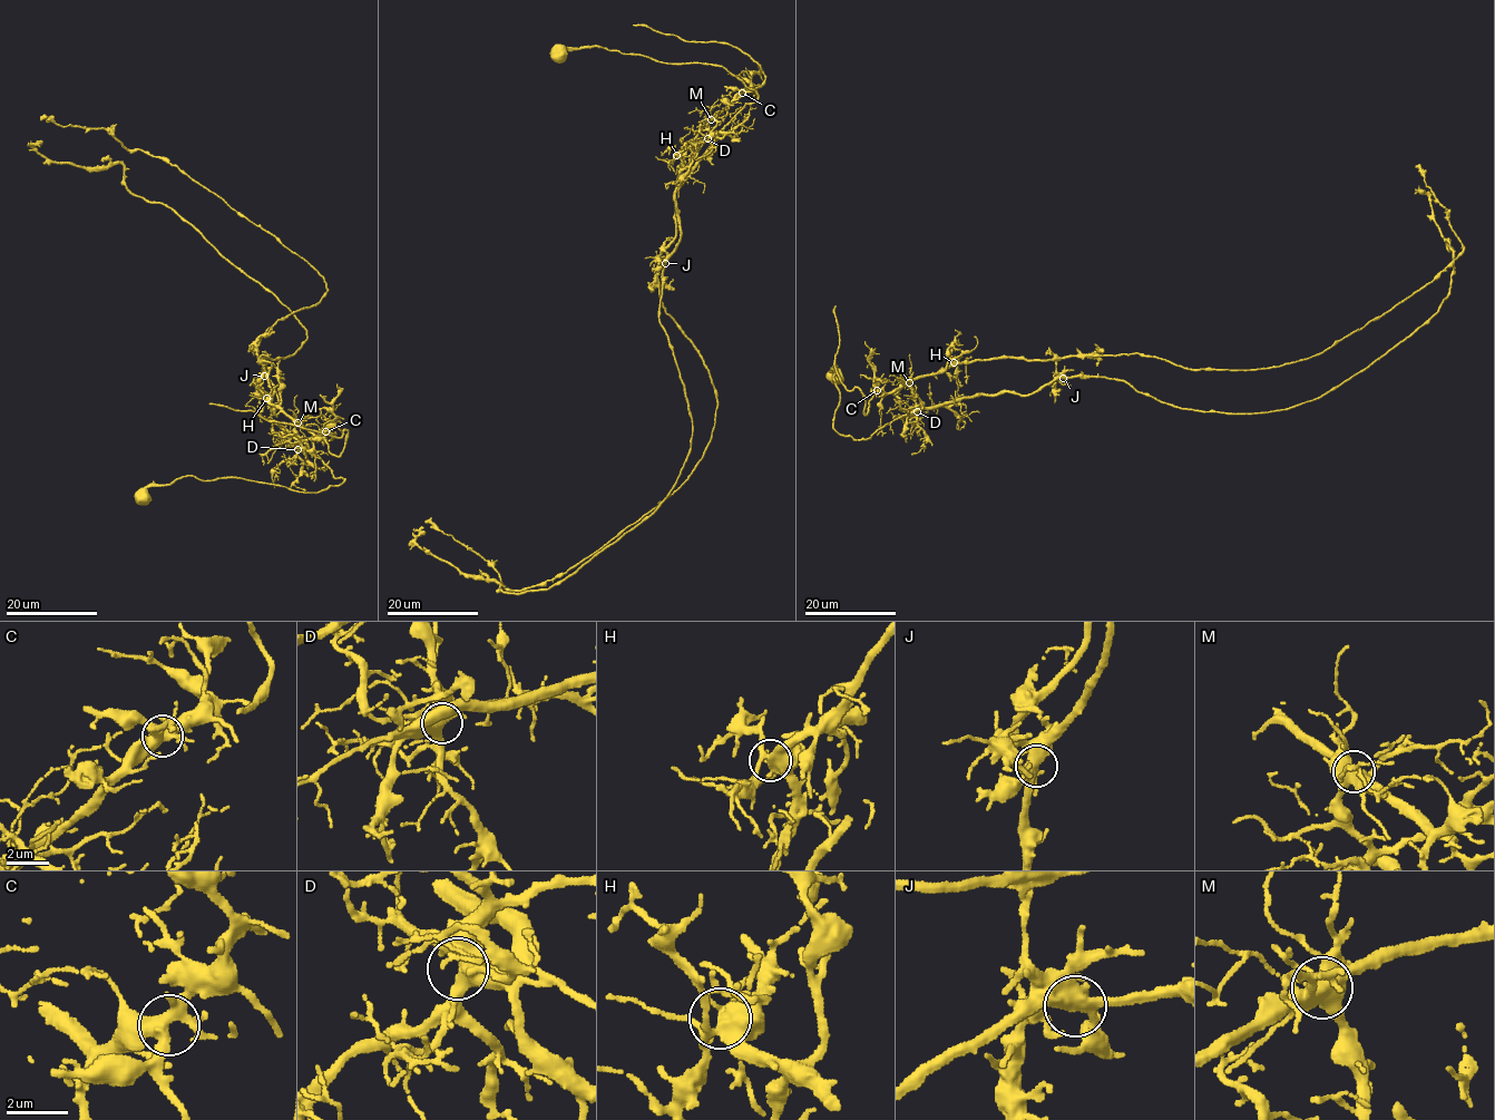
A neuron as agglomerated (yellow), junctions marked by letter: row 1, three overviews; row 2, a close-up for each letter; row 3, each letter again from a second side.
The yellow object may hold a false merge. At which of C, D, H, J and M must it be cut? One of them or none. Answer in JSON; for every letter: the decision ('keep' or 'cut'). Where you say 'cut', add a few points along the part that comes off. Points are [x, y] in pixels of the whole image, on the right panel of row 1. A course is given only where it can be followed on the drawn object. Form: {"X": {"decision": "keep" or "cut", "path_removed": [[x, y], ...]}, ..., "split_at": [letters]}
{"C": {"decision": "keep"}, "D": {"decision": "keep"}, "H": {"decision": "keep"}, "J": {"decision": "keep"}, "M": {"decision": "cut", "path_removed": [[909, 382], [998, 358], [1136, 352], [1219, 370], [1319, 354], [1430, 282], [1463, 249], [1419, 166]]}, "split_at": ["M"]}

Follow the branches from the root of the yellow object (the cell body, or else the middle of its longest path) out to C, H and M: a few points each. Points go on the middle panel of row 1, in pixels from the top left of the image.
C: (557, 51), (560, 46), (601, 47), (662, 62), (723, 66), (758, 98), (711, 136), (709, 124), (742, 93)
H: (557, 51), (601, 47), (662, 62), (715, 65), (756, 93), (719, 132), (711, 136), (707, 122), (676, 155)
M: (557, 51), (560, 46), (601, 47), (662, 62), (723, 66), (758, 98), (711, 136), (711, 119)

